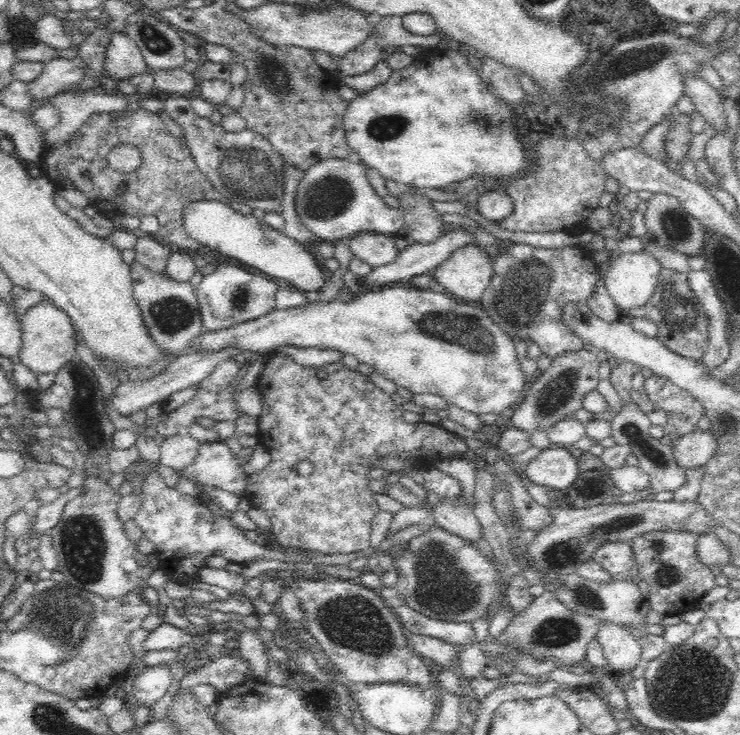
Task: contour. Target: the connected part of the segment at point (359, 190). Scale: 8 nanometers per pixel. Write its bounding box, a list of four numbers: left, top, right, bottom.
[296,158,404,243]

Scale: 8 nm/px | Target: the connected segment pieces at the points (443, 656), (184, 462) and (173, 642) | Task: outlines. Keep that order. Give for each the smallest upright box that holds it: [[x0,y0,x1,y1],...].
[[408,635,458,668],[159,431,202,473],[143,623,196,650]]

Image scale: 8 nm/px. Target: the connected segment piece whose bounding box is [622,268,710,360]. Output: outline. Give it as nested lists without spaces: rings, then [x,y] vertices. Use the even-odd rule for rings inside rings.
[[[661,268],[659,279],[650,300],[644,306],[622,312],[623,319],[647,318],[656,324],[657,339],[676,354],[684,358],[700,360],[709,345],[708,313],[700,298],[692,292],[687,273]]]

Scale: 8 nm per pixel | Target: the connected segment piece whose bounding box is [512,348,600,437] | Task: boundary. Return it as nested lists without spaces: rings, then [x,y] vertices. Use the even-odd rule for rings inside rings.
[[[580,349],[565,352],[553,359],[546,370],[539,372],[535,379],[529,381],[526,396],[519,401],[519,408],[514,410],[514,429],[531,437],[534,432],[548,430],[560,420],[572,418],[577,410],[583,408],[583,398],[590,391],[596,391],[599,360],[595,352]]]

